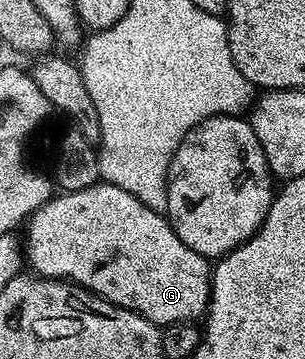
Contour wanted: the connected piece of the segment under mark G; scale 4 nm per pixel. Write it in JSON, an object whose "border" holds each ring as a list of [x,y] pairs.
{"border":[[[98,182],[90,186],[87,190],[54,195],[53,199],[46,202],[42,208],[36,208],[32,216],[29,217],[24,232],[23,256],[27,261],[28,267],[30,264],[34,268],[30,269],[38,277],[47,280],[67,280],[70,284],[77,284],[80,288],[86,288],[89,292],[94,292],[96,296],[102,296],[103,299],[110,300],[113,304],[117,304],[121,308],[137,312],[143,318],[147,318],[151,323],[158,326],[197,322],[208,313],[209,285],[211,283],[210,261],[204,256],[195,254],[195,250],[191,250],[191,246],[187,246],[187,242],[183,242],[183,238],[179,238],[179,234],[175,234],[175,230],[162,213],[143,206],[143,202],[139,202],[139,198],[134,198],[132,194],[127,194],[127,190],[119,190],[119,186]]]}

